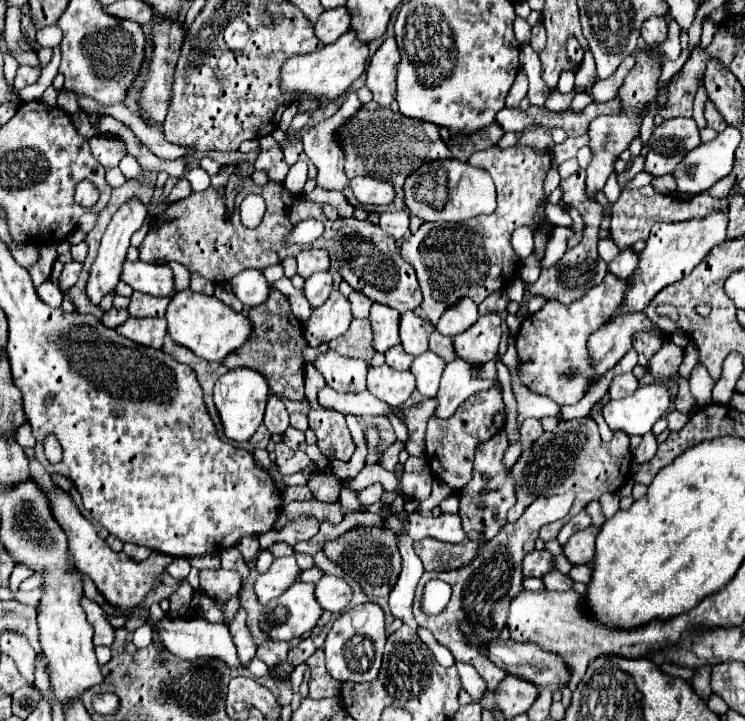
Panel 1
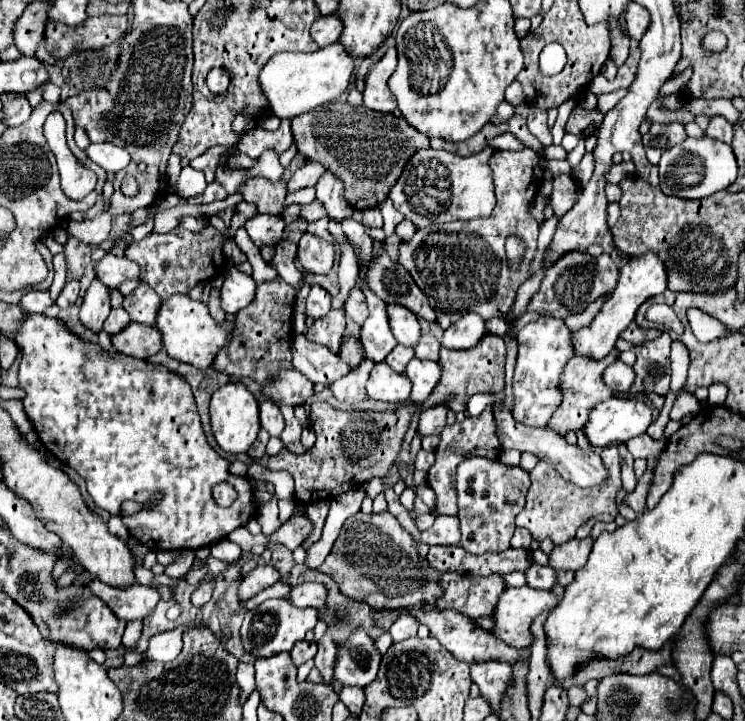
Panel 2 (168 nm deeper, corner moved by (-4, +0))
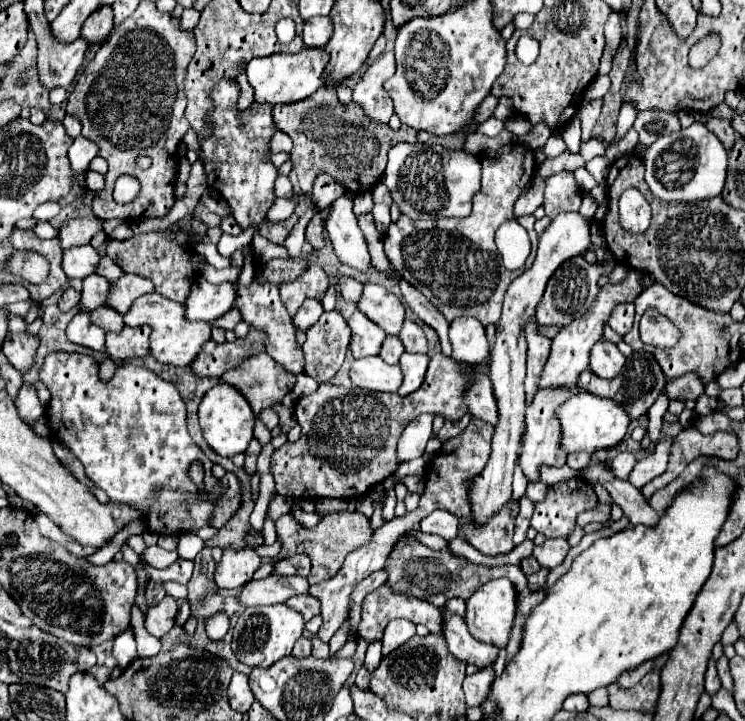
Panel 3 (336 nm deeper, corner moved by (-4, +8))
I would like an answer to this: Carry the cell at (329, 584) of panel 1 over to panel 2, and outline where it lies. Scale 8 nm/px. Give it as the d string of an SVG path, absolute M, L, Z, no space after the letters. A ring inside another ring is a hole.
M302 582L290 588L290 594L286 596L294 606L298 608L316 608L326 604L326 588L316 582Z

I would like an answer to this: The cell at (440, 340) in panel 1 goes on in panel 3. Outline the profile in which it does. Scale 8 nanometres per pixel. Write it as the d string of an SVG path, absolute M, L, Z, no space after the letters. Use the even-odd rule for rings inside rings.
M406 320L404 328L400 330L398 336L400 336L400 340L408 352L422 352L422 354L428 352L428 340L422 332L422 326L418 326L416 322Z

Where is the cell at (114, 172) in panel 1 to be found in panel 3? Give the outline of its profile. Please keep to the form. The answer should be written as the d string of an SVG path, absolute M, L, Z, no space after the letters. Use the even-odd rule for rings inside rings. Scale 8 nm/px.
M90 170L90 172L88 172L88 190L94 190L94 192L102 192L102 190L104 190L104 186L106 186L104 174Z

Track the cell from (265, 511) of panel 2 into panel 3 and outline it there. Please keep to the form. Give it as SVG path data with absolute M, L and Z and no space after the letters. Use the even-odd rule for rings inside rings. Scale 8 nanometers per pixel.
M278 494L278 496L270 502L270 506L268 506L268 516L276 522L280 516L284 516L284 514L288 514L288 512L290 512L292 504L294 504L294 500L284 498L284 496L280 496L280 494Z

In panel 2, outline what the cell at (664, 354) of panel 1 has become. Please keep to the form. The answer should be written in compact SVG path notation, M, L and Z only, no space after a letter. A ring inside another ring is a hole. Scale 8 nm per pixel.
M662 332L660 338L634 348L638 356L636 364L632 366L636 378L632 388L628 392L620 392L618 396L646 394L646 392L666 396L670 388L670 344L672 340L668 332Z

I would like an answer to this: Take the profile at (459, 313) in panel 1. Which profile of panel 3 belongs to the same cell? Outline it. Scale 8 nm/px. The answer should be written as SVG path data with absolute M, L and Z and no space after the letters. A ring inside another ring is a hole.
M456 318L450 324L450 344L452 344L452 358L466 364L484 364L488 362L488 342L486 332L476 318Z

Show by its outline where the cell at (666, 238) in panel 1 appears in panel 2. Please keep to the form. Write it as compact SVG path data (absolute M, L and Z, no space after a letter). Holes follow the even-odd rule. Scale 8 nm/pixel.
M642 254L638 260L630 258L626 262L626 266L622 266L620 270L620 280L616 290L612 292L612 296L602 304L602 308L598 310L598 314L594 316L594 320L586 326L580 328L572 334L572 348L574 348L574 356L582 356L582 358L592 358L592 360L602 360L606 358L620 332L628 328L628 324L634 320L636 310L640 308L640 304L650 298L656 296L660 292L664 292L664 264L660 262L660 258L656 258L656 254Z

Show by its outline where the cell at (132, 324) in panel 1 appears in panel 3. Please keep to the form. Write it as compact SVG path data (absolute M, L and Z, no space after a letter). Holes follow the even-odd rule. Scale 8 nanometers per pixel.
M124 326L122 332L106 334L106 354L112 360L130 360L148 352L148 326Z

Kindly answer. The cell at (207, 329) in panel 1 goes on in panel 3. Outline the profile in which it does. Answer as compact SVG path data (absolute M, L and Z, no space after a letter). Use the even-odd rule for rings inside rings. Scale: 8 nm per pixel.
M150 292L146 296L140 296L132 308L124 314L126 326L140 326L148 324L152 328L150 334L150 352L158 362L172 364L172 366L190 366L192 358L202 350L204 342L210 340L212 326L208 322L192 322L184 318L184 304L172 302L170 298L164 298L162 294Z

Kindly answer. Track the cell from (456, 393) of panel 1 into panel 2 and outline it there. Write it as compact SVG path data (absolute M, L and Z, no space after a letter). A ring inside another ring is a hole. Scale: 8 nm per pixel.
M436 406L436 410L424 410L424 414L420 414L418 434L424 438L442 432L442 428L446 426L446 414L448 410L444 410L444 406Z

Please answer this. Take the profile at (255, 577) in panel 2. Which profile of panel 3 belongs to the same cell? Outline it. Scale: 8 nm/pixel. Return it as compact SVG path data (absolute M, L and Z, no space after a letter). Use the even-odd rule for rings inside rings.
M252 548L224 550L222 560L216 564L216 584L220 588L240 588L250 582L254 572L262 566L262 560Z

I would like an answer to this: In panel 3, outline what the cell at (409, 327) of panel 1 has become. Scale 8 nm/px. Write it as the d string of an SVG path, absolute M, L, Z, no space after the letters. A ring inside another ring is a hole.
M366 284L358 308L386 334L398 334L406 318L406 308L398 296L376 284Z

